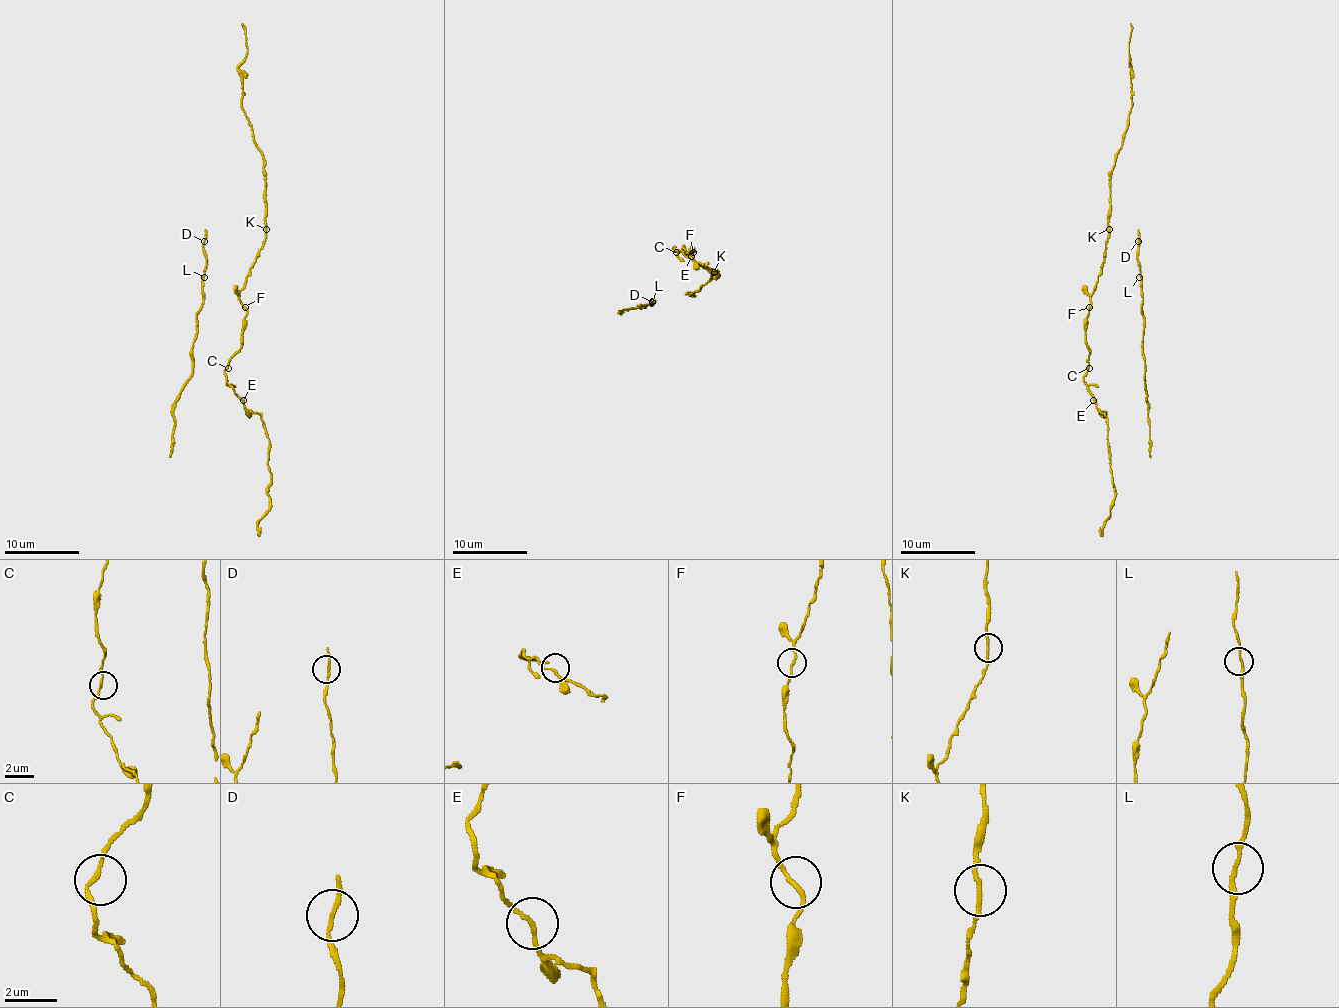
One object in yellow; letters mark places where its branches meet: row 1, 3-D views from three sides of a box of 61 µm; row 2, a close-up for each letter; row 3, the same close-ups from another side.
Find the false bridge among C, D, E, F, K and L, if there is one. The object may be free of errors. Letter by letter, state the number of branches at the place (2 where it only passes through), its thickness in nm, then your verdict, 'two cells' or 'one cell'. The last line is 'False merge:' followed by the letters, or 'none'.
C: branches 2; calibre 140 nm; one cell
D: branches 2; calibre 140 nm; one cell
E: branches 2; calibre 150 nm; one cell
F: branches 2; calibre 150 nm; one cell
K: branches 2; calibre 150 nm; one cell
L: branches 2; calibre 160 nm; one cell
False merge: none

